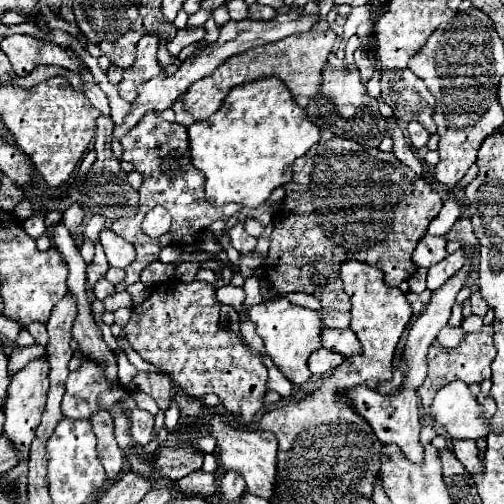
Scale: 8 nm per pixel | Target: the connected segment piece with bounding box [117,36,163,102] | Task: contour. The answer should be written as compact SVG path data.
M143 36L139 40L137 58L135 58L133 66L125 70L123 80L117 84L123 100L127 100L127 102L135 100L139 84L143 84L163 72L163 68L157 62L157 46L159 46L159 40L153 36Z

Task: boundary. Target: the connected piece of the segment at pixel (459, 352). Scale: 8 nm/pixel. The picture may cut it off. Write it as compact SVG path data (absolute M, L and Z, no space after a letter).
M493 324L483 326L475 334L467 334L461 346L457 348L441 348L441 346L431 346L427 354L427 364L429 364L429 374L425 378L425 384L417 390L421 398L421 406L427 416L431 416L431 400L435 398L435 392L443 388L443 384L449 384L453 380L463 380L465 384L473 382L483 382L491 376L491 362L495 358L495 348L493 348Z

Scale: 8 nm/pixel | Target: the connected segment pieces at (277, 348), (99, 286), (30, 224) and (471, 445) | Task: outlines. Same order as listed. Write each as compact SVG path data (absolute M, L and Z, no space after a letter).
M287 298L267 300L253 308L249 308L249 320L255 324L257 334L263 338L267 354L273 358L277 368L293 382L293 384L305 384L311 378L311 372L307 368L307 358L313 350L321 348L321 318L317 312L301 308L291 304Z
M103 276L103 278L93 286L93 292L95 292L95 296L97 296L99 300L103 300L103 298L115 294L115 284L111 284L111 282Z
M33 214L31 218L27 218L23 222L23 228L29 236L33 238L39 238L43 232L45 232L45 216L43 214Z
M451 440L451 450L457 456L457 460L465 466L467 472L479 476L483 472L483 464L477 456L477 446L473 440Z

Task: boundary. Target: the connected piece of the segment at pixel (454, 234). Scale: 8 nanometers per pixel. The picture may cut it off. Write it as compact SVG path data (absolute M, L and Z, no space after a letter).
M459 218L457 222L455 222L455 226L451 228L451 232L447 234L447 240L457 240L457 242L461 242L461 244L469 244L469 246L473 246L473 248L479 248L477 246L477 238L475 238L475 234L473 234L473 226L471 226L471 220L469 218Z

